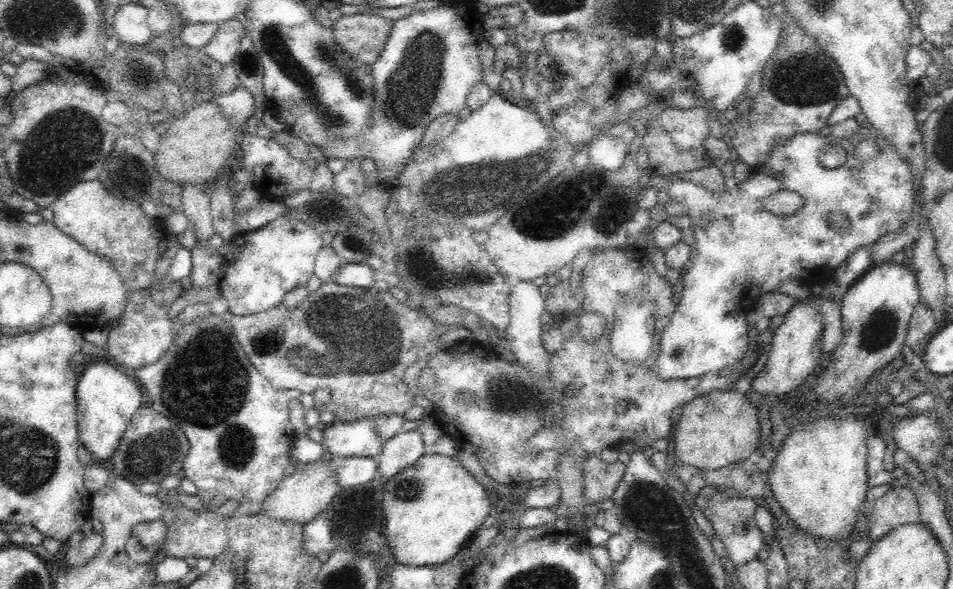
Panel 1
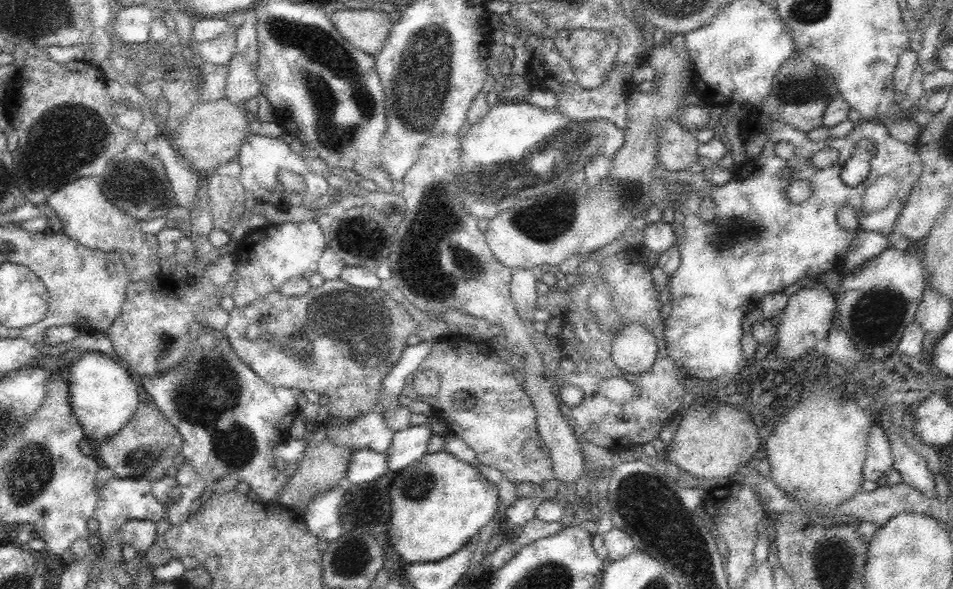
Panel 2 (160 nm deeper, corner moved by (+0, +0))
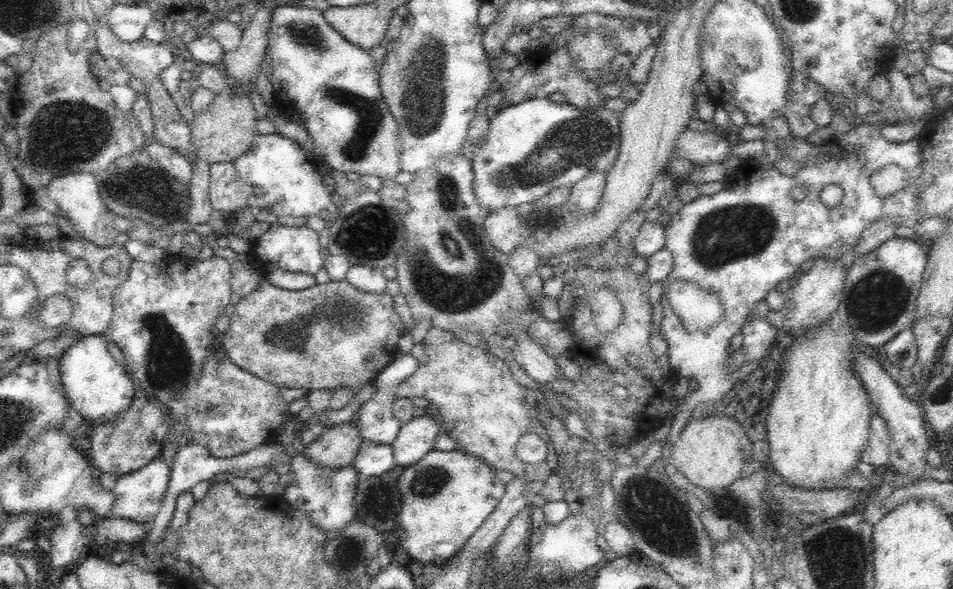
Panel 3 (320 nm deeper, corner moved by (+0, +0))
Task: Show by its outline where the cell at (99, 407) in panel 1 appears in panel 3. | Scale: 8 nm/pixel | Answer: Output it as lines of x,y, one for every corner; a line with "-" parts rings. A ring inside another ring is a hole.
106,333
80,338
70,346
59,360
63,391
73,410
79,412
87,423
110,422
132,404
138,392
125,364
118,363
108,351

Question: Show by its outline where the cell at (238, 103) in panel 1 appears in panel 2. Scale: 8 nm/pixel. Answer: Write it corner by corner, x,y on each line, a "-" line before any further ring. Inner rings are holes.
234,54
234,58
228,62
225,86
225,97
230,102
245,107
247,100
261,94
255,70
243,54

